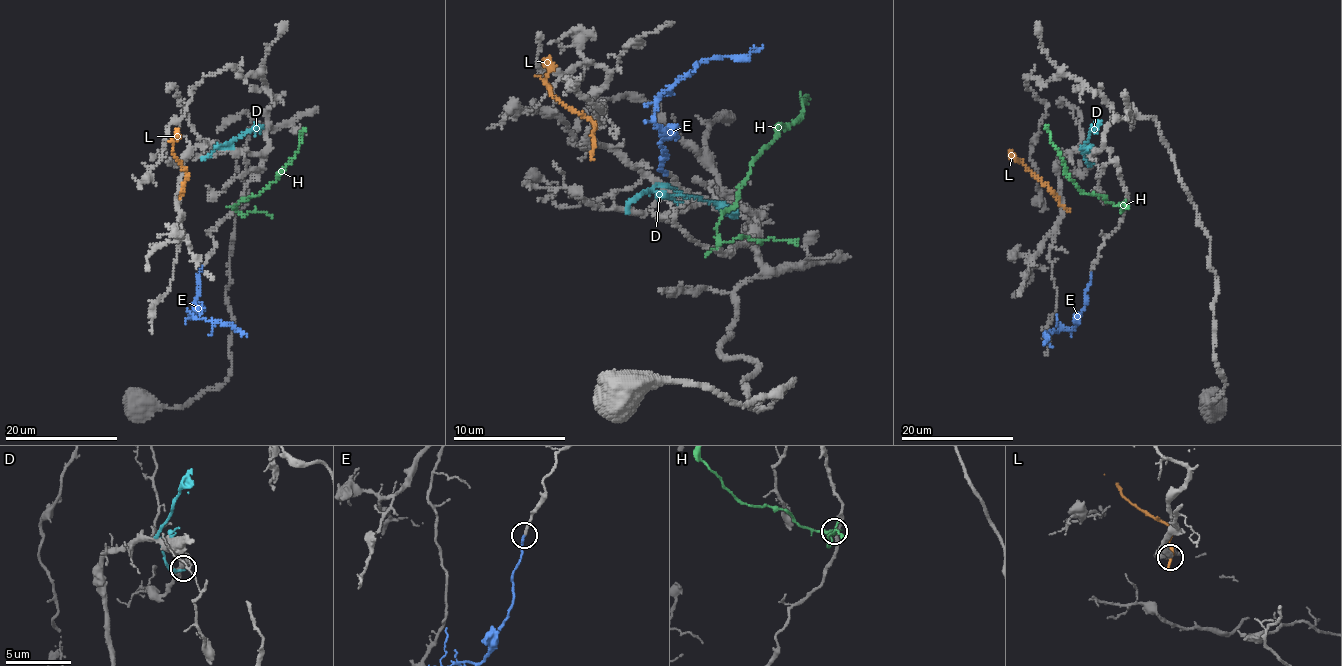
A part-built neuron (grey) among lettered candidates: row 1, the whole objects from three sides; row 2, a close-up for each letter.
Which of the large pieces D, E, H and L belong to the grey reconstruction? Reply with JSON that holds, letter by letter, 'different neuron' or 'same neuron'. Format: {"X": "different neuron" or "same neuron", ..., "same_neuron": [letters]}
{"D": "different neuron", "E": "same neuron", "H": "different neuron", "L": "different neuron", "same_neuron": ["E"]}

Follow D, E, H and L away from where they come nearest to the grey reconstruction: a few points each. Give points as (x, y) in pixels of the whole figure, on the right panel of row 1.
D: (1093, 163), (1088, 163), (1081, 150), (1091, 130), (1100, 121)
E: (1090, 274), (1085, 306), (1077, 323), (1071, 329), (1045, 333), (1043, 343)
H: (1124, 205), (1081, 193), (1066, 173), (1066, 164), (1050, 141), (1048, 124)
L: (1063, 206), (1049, 186), (1009, 151)

